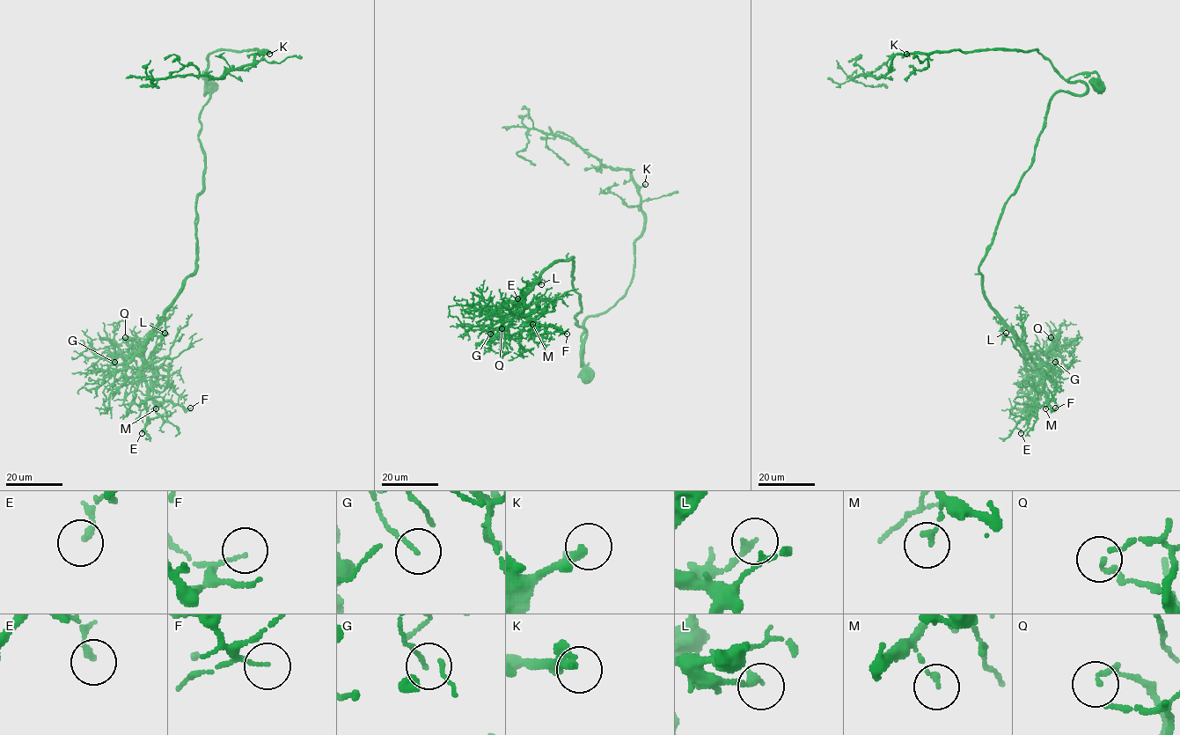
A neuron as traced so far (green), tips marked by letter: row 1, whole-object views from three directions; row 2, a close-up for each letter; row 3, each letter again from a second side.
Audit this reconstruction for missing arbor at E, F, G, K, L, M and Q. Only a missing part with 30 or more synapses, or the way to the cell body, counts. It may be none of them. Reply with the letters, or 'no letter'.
K

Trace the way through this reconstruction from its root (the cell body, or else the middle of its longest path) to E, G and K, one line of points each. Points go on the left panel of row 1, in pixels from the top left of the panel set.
E: (208, 85), (206, 72), (196, 267), (146, 346), (142, 433)
G: (208, 85), (206, 72), (195, 270), (143, 350), (112, 353), (114, 362)
K: (208, 85), (205, 69), (208, 56), (212, 52), (266, 50), (267, 52), (262, 53), (269, 54)

